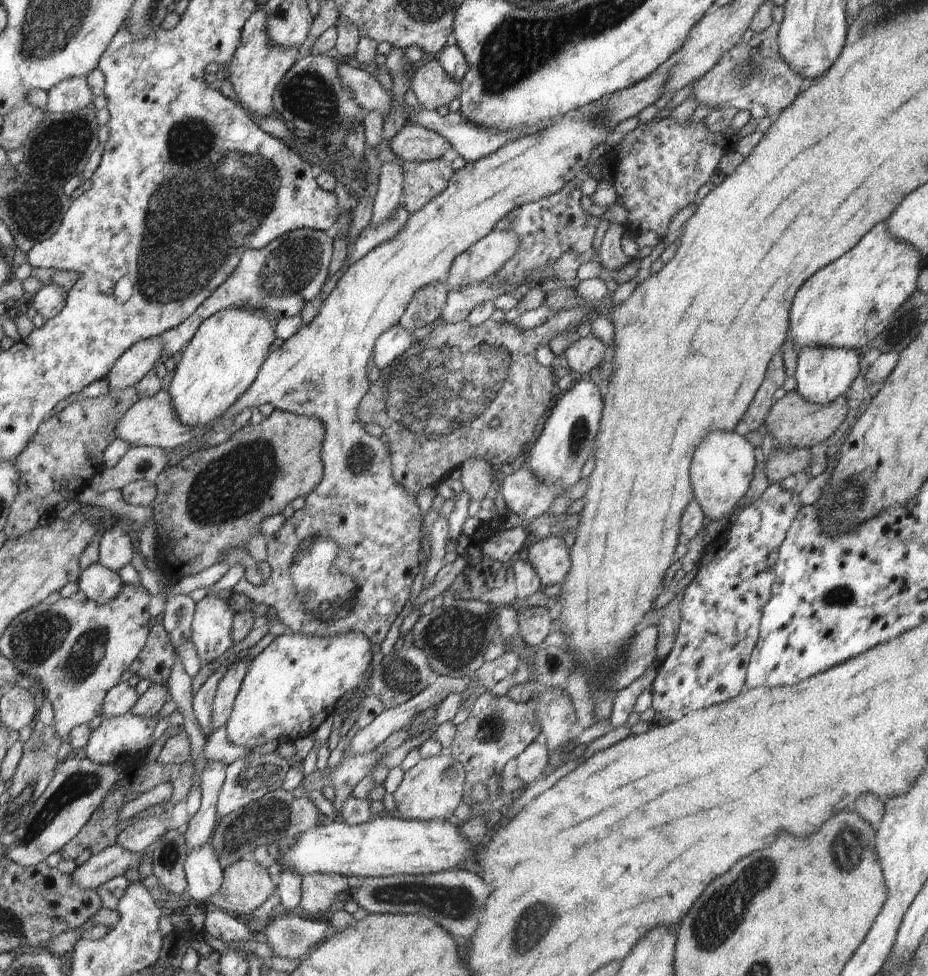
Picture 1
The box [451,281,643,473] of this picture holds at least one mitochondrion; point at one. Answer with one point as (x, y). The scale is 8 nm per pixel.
(580, 430)

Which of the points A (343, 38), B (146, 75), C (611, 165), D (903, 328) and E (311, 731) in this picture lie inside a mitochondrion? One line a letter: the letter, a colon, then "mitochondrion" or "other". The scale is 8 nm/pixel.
A: other
B: other
C: other
D: mitochondrion
E: other

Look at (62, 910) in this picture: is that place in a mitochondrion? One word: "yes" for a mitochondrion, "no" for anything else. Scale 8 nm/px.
no

